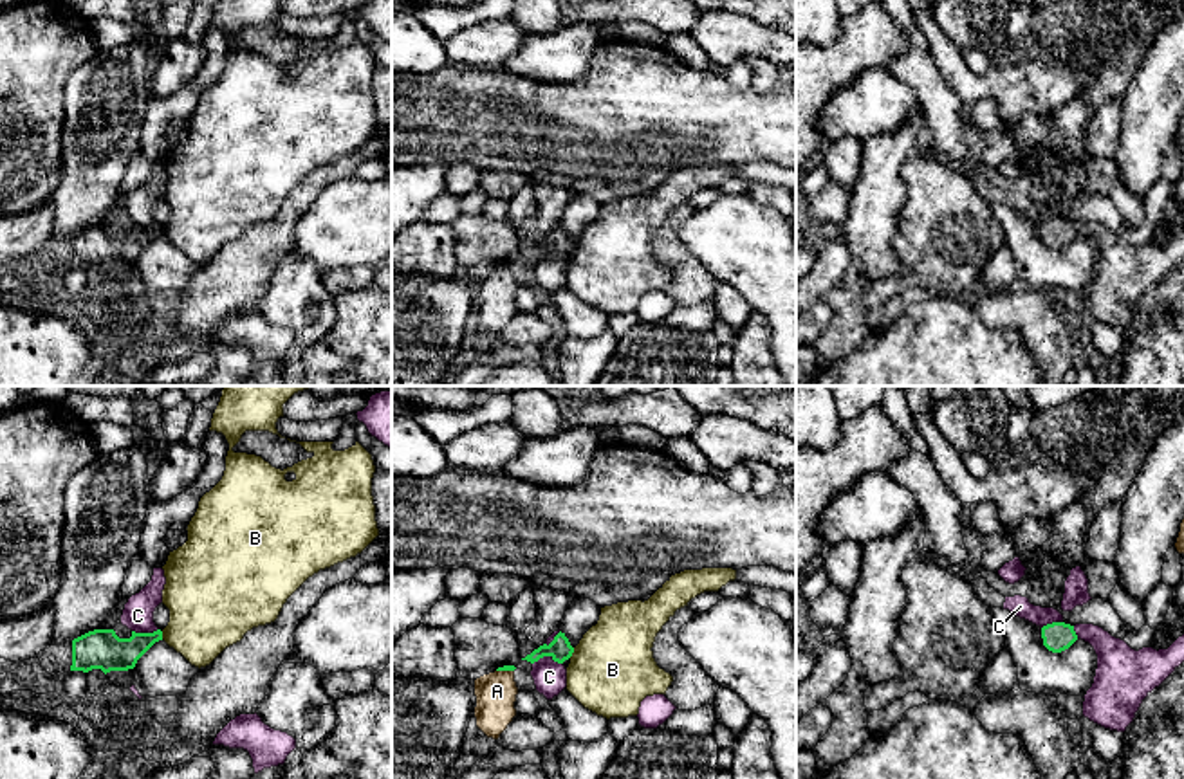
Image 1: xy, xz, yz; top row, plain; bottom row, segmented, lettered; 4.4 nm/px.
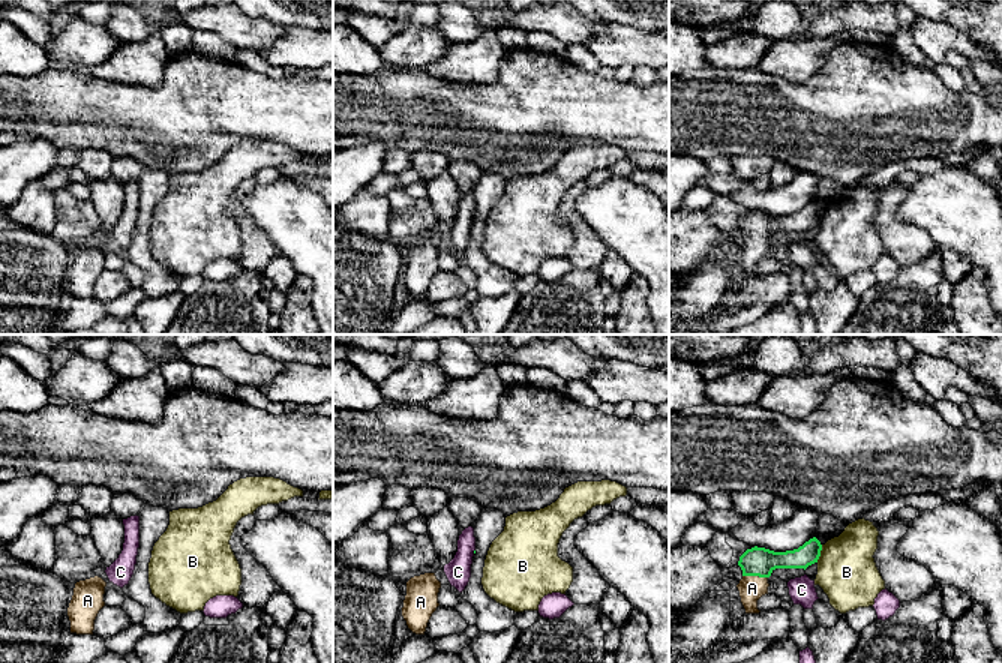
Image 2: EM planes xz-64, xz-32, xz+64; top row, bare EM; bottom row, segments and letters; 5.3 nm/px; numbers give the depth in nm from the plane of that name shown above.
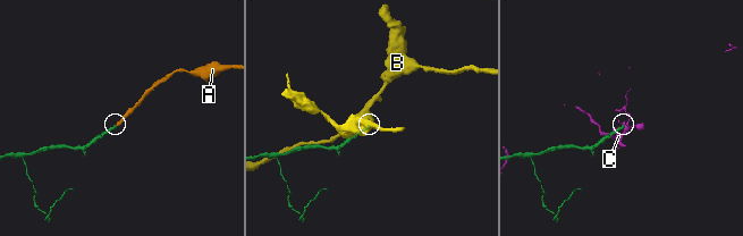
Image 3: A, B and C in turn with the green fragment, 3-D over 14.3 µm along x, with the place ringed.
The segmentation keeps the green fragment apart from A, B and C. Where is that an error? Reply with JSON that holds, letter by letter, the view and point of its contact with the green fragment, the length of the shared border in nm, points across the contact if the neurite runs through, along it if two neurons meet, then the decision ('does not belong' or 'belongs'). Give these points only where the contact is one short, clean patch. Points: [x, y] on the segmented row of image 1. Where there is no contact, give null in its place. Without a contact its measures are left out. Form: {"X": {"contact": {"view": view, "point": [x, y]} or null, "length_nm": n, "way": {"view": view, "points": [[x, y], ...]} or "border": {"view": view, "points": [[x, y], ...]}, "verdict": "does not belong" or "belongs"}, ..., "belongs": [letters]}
{"A": {"contact": {"view": "xz", "point": [506, 669]}, "length_nm": 80, "way": {"view": "xz", "points": [[506, 668], [506, 669], [497, 691]]}, "verdict": "belongs"}, "B": {"contact": {"view": "xz", "point": [573, 651]}, "length_nm": 50, "verdict": "does not belong"}, "C": {"contact": {"view": "xz", "point": [547, 655]}, "length_nm": 140, "border": {"view": "xz", "points": [[562, 662], [540, 657], [533, 664]]}, "verdict": "does not belong"}, "belongs": ["A"]}

